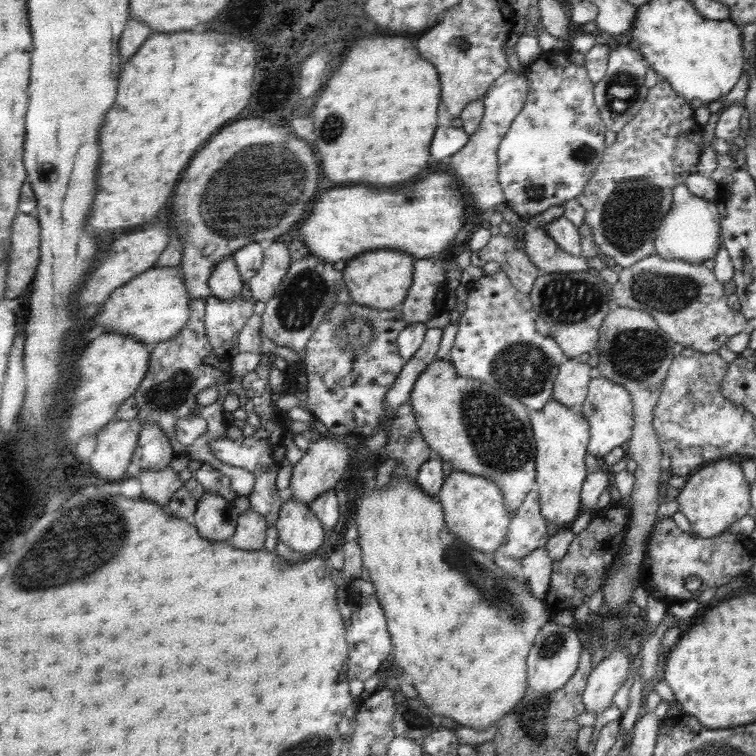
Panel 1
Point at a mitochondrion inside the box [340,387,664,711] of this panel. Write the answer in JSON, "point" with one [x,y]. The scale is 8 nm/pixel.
{"point":[486,585]}

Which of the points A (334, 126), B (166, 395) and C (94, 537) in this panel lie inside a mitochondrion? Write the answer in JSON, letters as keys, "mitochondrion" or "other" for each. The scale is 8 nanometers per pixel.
{"A":"mitochondrion","B":"mitochondrion","C":"mitochondrion"}

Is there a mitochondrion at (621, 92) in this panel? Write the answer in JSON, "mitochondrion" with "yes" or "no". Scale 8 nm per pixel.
{"mitochondrion":"yes"}

